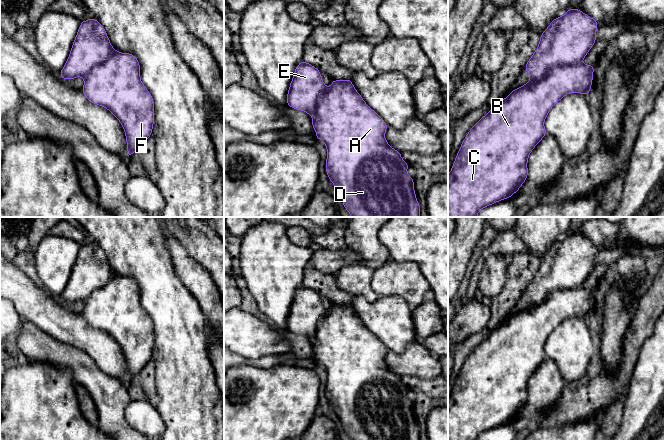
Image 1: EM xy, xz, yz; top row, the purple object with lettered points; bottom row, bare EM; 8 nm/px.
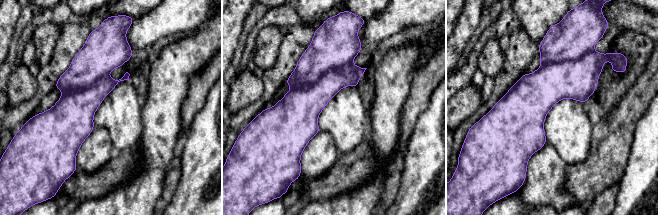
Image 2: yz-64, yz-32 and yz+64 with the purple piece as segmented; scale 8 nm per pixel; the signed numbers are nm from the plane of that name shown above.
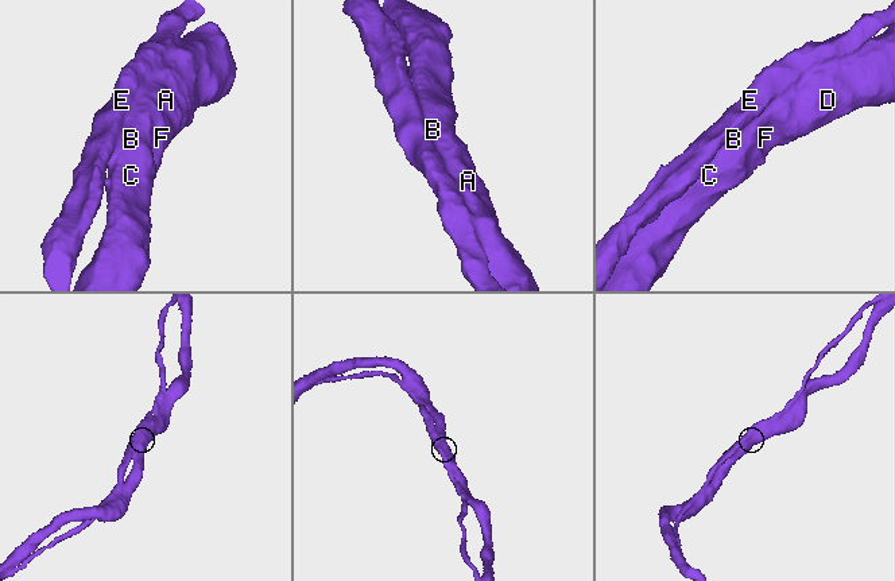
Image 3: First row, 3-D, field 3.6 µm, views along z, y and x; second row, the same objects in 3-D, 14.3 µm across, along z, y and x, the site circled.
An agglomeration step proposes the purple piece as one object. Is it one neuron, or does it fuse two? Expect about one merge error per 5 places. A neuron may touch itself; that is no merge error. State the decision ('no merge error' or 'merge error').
no merge error

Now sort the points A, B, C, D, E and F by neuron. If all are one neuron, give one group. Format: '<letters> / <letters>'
A B C D E F

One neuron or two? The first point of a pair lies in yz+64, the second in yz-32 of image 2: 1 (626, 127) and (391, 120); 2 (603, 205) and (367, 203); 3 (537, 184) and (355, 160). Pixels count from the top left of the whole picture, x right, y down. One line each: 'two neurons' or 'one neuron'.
1: two neurons
2: two neurons
3: two neurons

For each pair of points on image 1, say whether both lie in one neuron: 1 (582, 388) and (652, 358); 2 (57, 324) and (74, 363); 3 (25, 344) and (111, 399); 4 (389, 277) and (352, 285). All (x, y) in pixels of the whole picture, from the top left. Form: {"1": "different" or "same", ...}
{"1": "different", "2": "different", "3": "same", "4": "different"}

